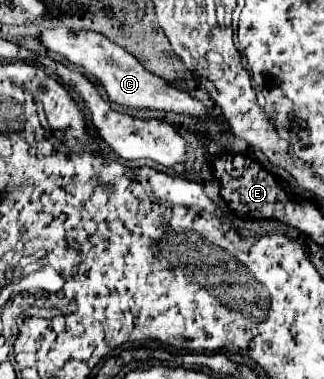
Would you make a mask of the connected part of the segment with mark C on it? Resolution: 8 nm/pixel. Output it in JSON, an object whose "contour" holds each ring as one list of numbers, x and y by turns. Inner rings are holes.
{"contour":[[65,28,45,30,41,34,41,42,47,50,63,54,69,62,81,66,85,72,93,74,103,88,111,102,125,106,125,108,139,108,139,110,161,110,161,112,181,112,187,116,197,116,201,120,207,118,207,108,199,100,191,98,187,92,177,90,167,80,157,74,151,74,141,66,141,62,125,52,121,46,107,40,103,34,97,32,69,32]]}

